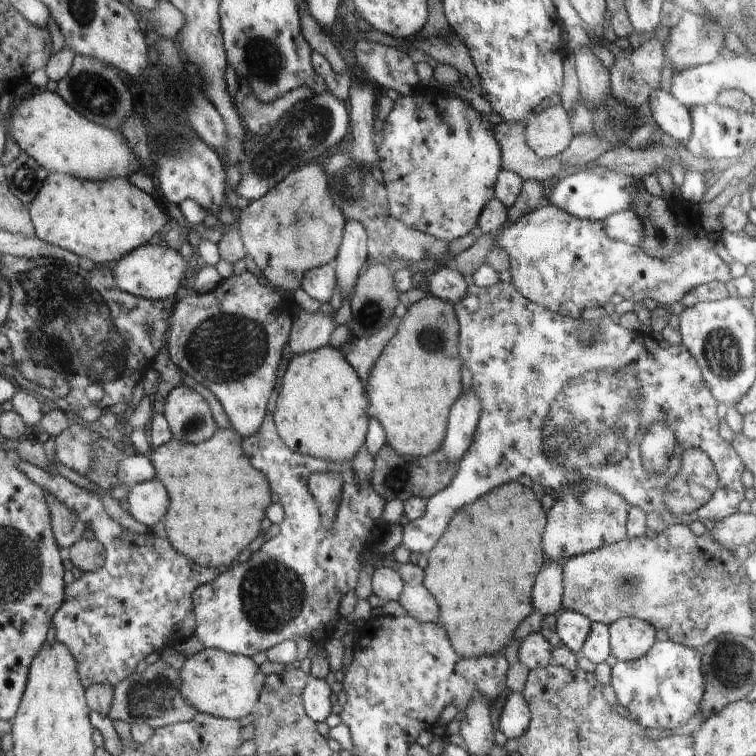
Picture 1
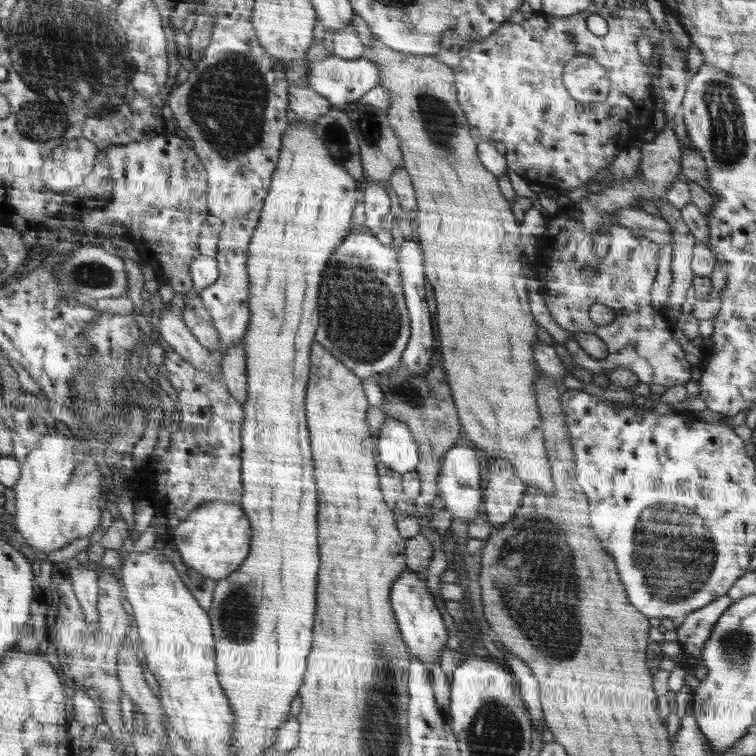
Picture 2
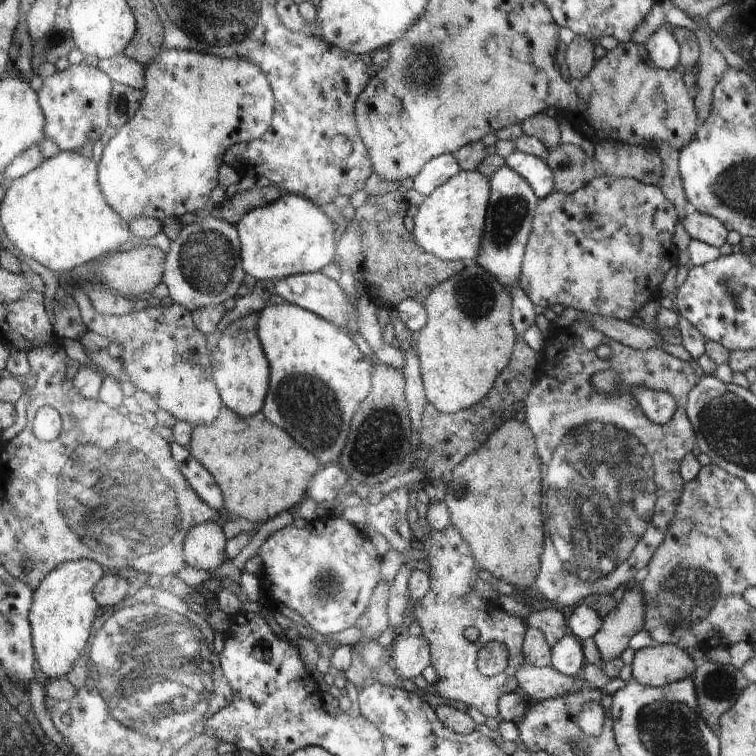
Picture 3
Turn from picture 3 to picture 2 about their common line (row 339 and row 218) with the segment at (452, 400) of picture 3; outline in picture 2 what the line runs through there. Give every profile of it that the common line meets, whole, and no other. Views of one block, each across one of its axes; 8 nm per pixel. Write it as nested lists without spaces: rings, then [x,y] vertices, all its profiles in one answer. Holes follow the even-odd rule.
[[[373,35],[370,42],[370,61],[376,61],[381,68],[380,86],[390,91],[386,118],[400,137],[403,167],[412,178],[418,200],[418,222],[414,221],[414,229],[415,232],[418,230],[418,242],[422,242],[424,248],[426,278],[436,294],[436,324],[440,332],[442,358],[446,362],[446,370],[450,370],[450,382],[454,382],[454,401],[457,402],[466,436],[478,449],[486,452],[487,457],[497,457],[512,465],[514,474],[525,484],[536,486],[542,492],[554,492],[534,384],[540,376],[533,348],[534,344],[538,344],[538,326],[528,306],[526,276],[522,270],[524,246],[516,244],[520,236],[519,221],[513,216],[509,200],[502,196],[496,184],[498,176],[486,170],[478,160],[476,142],[470,134],[471,124],[456,102],[457,86],[454,86],[455,75],[450,67],[433,55],[410,55],[392,50]]]

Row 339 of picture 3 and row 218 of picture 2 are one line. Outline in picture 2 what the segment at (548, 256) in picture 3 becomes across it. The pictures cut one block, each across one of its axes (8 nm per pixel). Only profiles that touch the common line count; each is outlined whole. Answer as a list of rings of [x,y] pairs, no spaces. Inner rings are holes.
[[[620,207],[613,214],[613,220],[620,226],[629,228],[637,235],[642,235],[658,246],[668,245],[674,250],[672,244],[672,228],[661,217],[652,216],[641,208]]]

